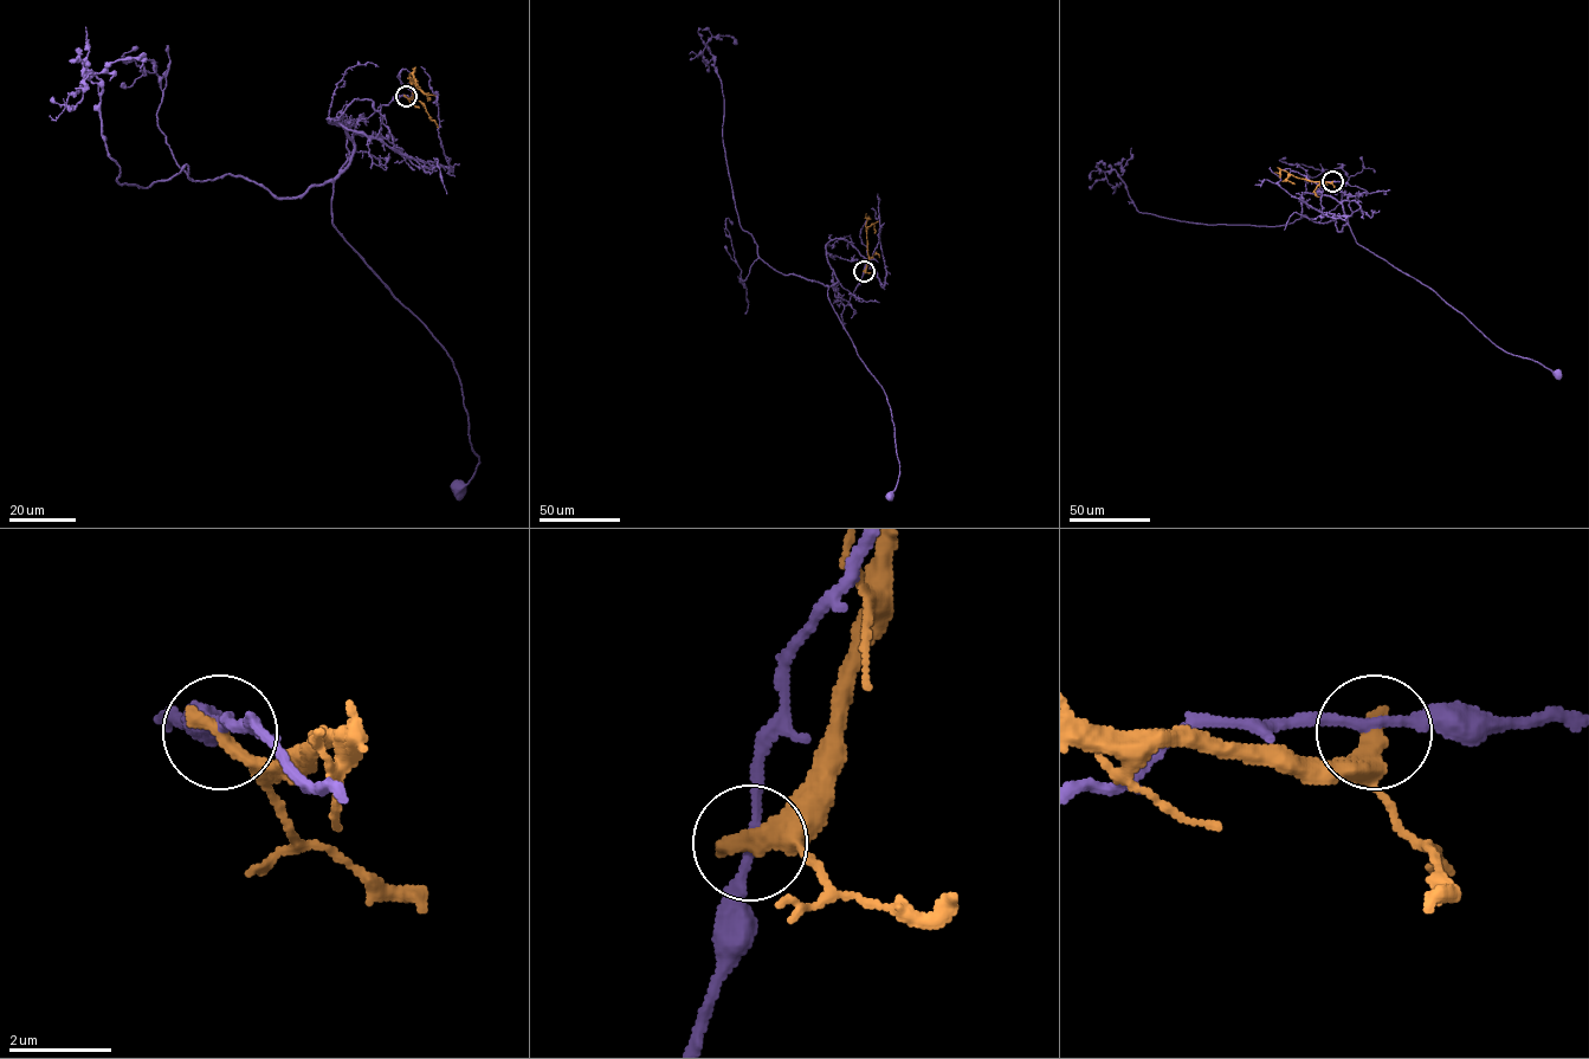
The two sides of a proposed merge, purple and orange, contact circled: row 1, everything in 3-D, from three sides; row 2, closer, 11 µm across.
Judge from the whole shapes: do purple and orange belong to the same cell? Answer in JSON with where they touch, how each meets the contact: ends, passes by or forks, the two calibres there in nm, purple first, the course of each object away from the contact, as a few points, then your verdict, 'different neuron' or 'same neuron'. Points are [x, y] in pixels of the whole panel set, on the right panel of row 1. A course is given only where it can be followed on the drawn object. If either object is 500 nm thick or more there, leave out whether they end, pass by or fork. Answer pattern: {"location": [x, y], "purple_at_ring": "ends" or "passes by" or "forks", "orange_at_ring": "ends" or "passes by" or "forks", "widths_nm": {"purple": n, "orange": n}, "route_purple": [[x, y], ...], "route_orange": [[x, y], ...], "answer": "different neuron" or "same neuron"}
{"location": [1332, 181], "purple_at_ring": "passes by", "orange_at_ring": "ends", "widths_nm": {"purple": 190, "orange": 440}, "route_purple": [[1332, 181], [1367, 192], [1348, 198], [1351, 213], [1348, 221], [1358, 244], [1428, 286], [1496, 346], [1557, 372]], "route_orange": [[1332, 181], [1306, 180], [1289, 174], [1285, 180], [1293, 182]], "answer": "different neuron"}

